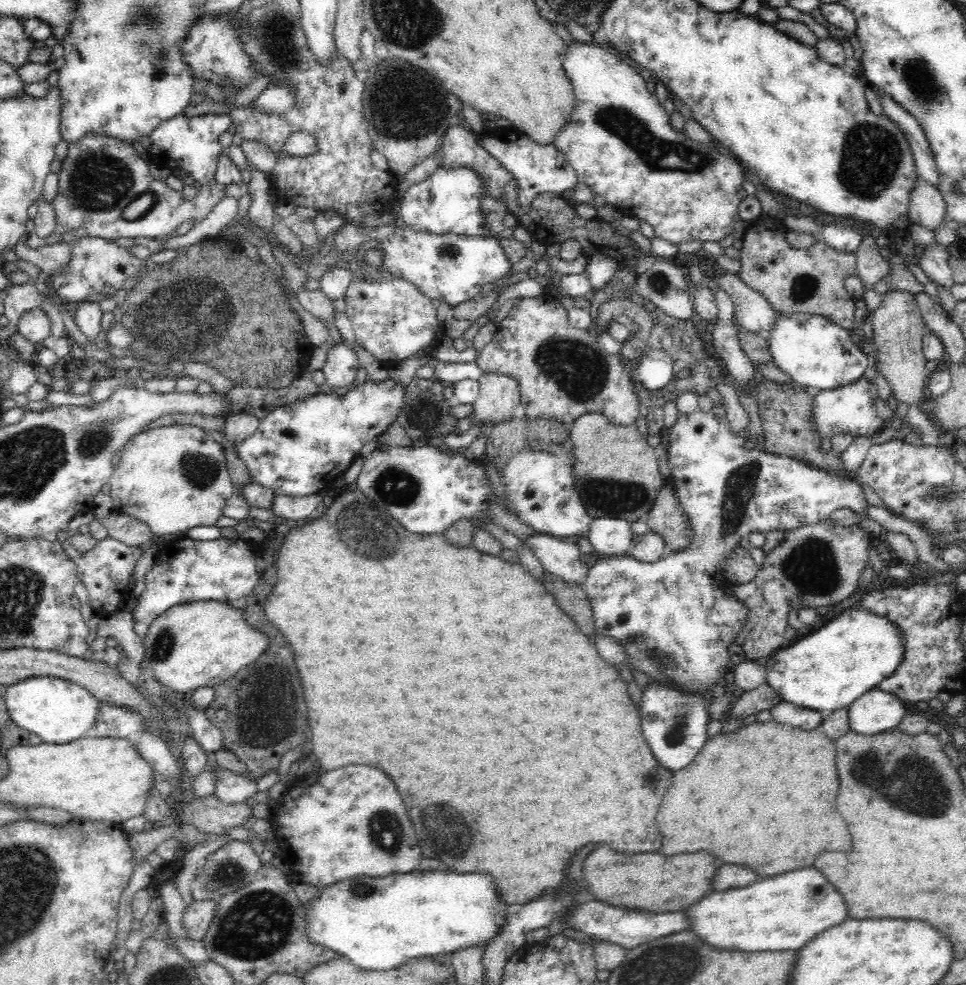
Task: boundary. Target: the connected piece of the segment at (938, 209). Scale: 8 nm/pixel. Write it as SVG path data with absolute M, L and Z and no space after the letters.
M918 178L914 194L908 208L909 220L912 224L918 224L928 228L932 234L936 234L942 224L946 222L946 201L942 193L931 184Z

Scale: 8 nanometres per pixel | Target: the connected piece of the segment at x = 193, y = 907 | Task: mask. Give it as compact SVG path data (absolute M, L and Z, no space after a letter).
M216 900L192 901L184 907L180 924L186 933L186 937L191 940L202 940L208 924L214 916Z

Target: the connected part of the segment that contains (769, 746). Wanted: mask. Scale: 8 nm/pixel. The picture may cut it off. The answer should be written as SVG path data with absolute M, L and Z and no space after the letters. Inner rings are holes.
M773 720L708 739L694 760L672 776L672 784L656 818L662 836L662 848L658 854L674 856L704 850L720 858L724 864L746 866L766 878L812 868L816 856L822 852L848 854L852 850L850 834L842 818L836 820L836 796L830 796L839 789L835 756L833 741L818 729L808 732L788 724L776 724Z

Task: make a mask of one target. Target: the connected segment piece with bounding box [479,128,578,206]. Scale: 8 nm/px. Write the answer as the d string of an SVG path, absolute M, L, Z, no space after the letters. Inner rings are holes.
M485 128L481 132L479 143L517 180L519 184L517 203L520 206L530 206L532 198L542 193L558 197L562 192L574 188L578 182L572 165L566 160L565 154L560 149L552 144L540 146L514 128Z

